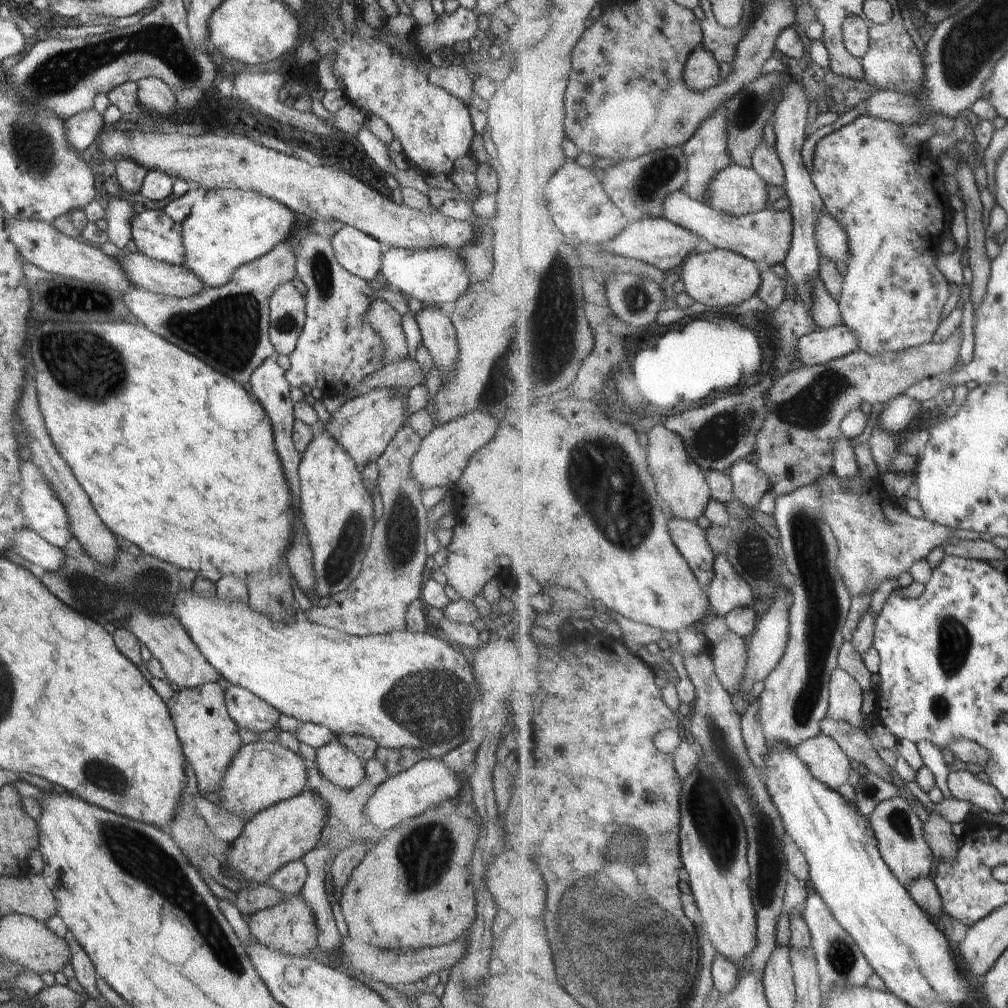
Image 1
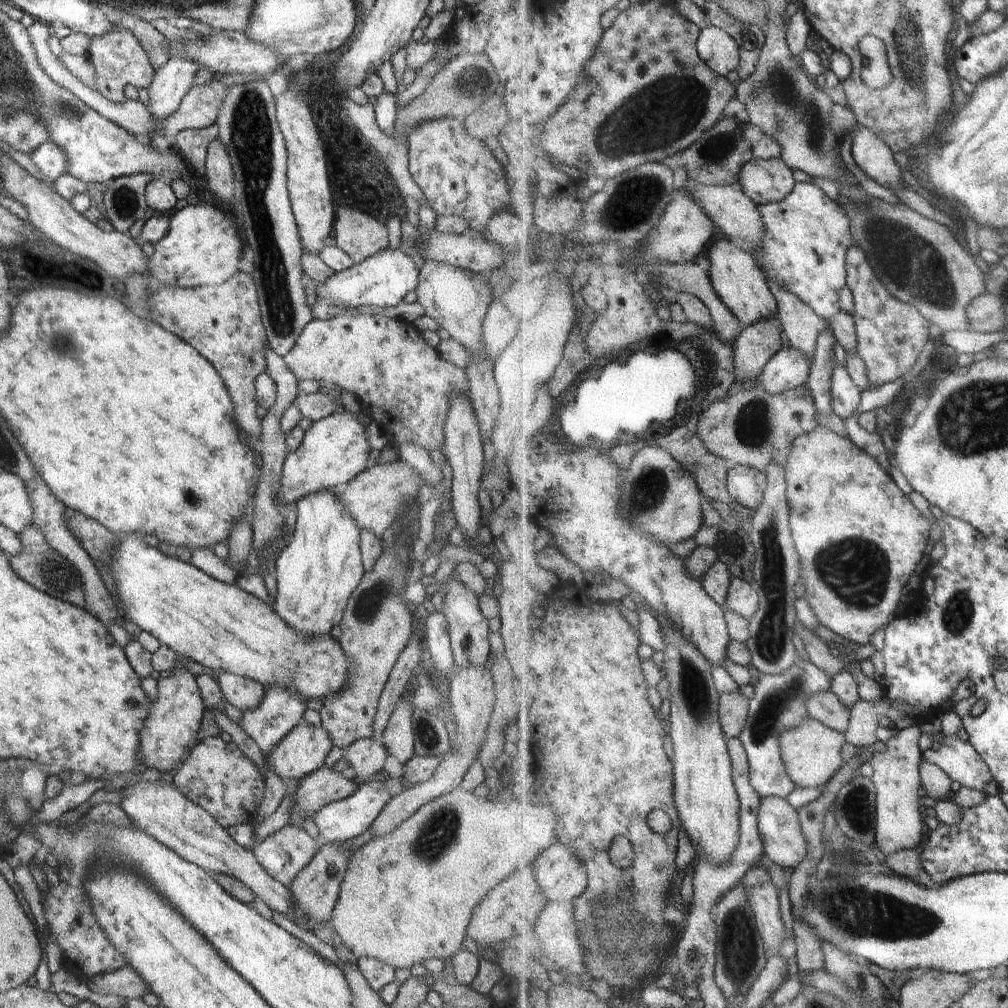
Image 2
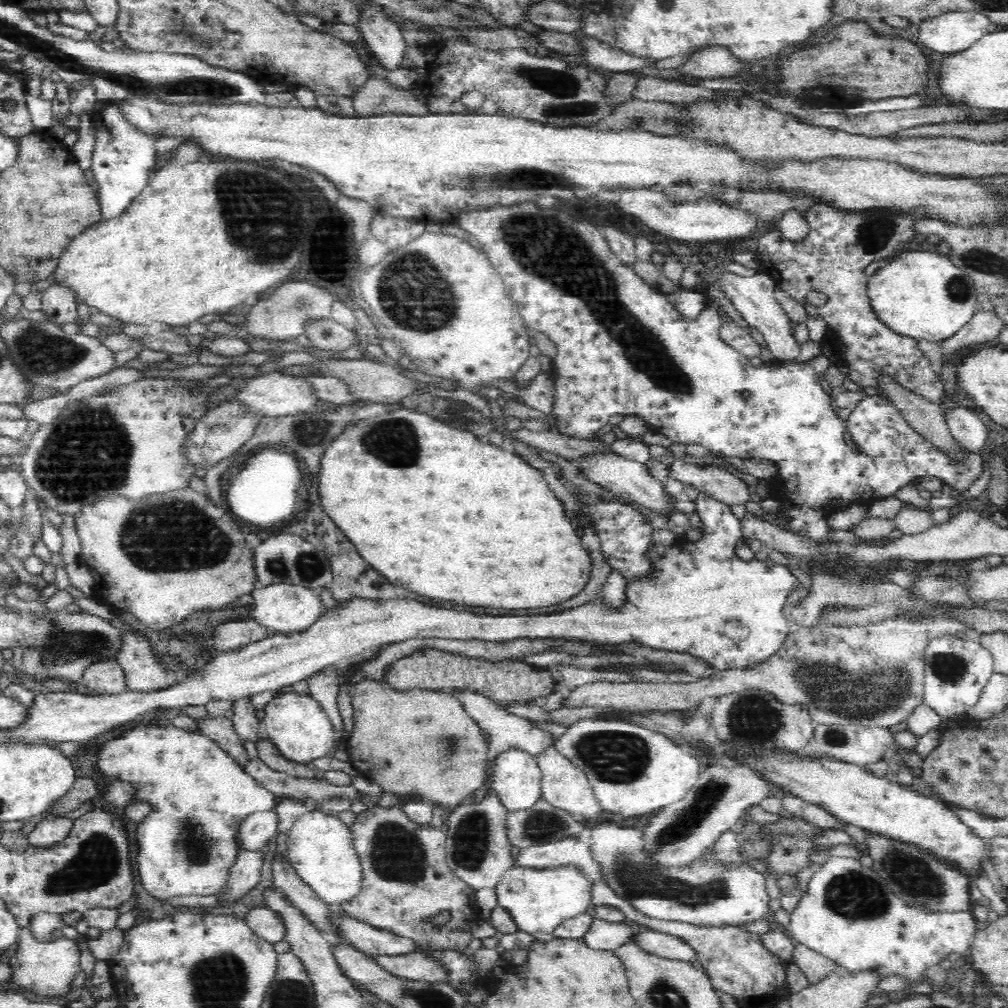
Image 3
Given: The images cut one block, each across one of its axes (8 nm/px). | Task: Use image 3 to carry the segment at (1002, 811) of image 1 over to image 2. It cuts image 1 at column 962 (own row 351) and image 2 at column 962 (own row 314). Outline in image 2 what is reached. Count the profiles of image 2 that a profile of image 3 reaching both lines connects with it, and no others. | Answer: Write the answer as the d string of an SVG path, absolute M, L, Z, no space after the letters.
M958 735L945 736L942 748L924 751L923 758L928 762L940 766L944 772L947 772L953 780L957 780L962 786L980 790L980 792L986 793L988 786L992 784L992 780L995 780L991 768L987 765L984 757L976 750L976 747L971 742L964 742Z

